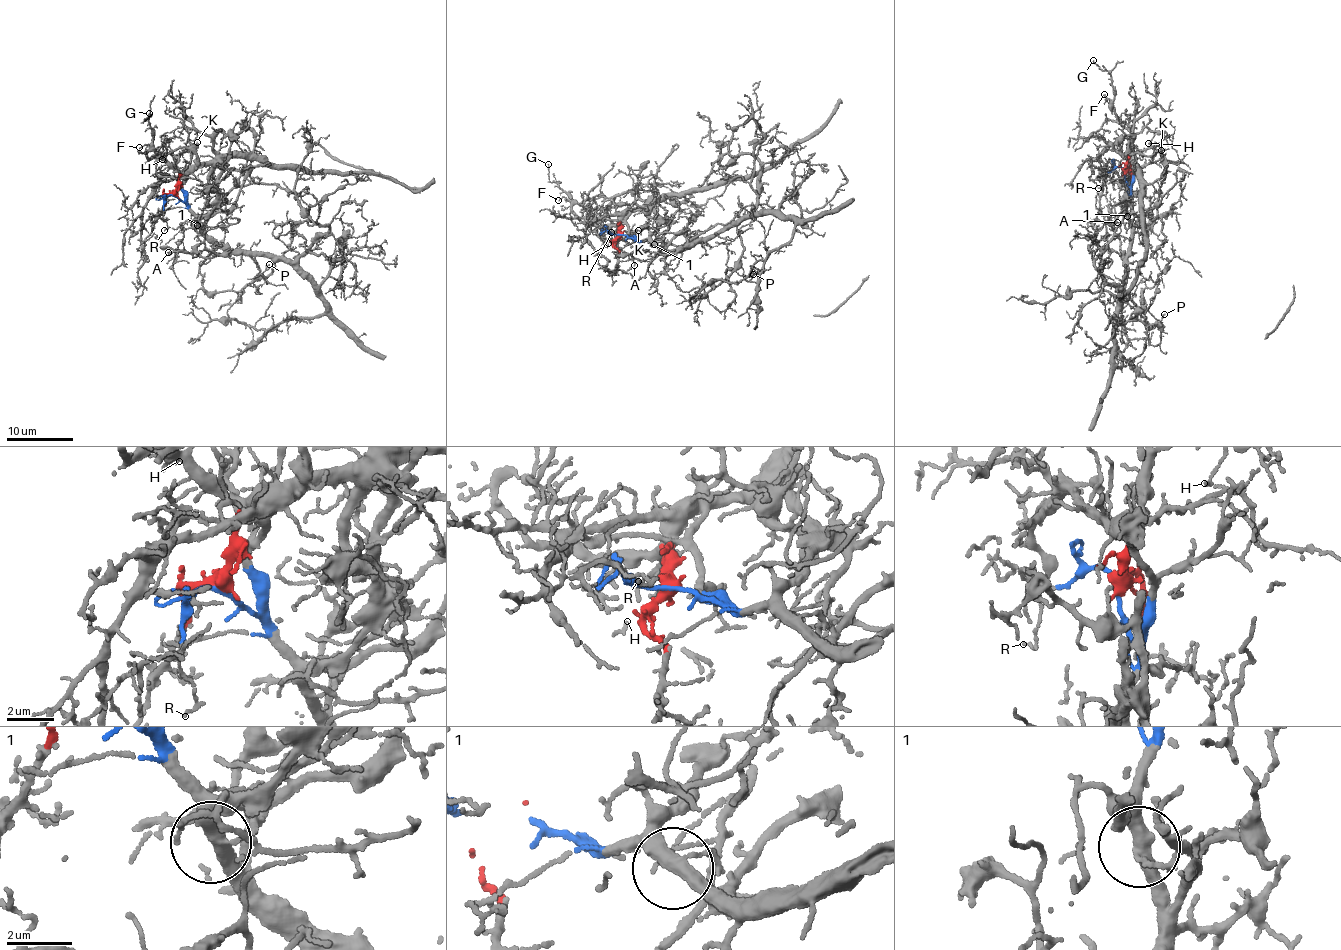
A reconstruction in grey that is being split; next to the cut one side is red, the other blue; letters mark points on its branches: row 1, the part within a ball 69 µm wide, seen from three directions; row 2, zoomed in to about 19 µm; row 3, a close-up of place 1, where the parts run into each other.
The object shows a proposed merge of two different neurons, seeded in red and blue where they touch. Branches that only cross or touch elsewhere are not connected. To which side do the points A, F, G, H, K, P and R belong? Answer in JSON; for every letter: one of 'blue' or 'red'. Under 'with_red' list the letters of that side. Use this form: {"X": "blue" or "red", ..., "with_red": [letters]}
{"A": "blue", "F": "red", "G": "red", "H": "red", "K": "blue", "P": "blue", "R": "blue", "with_red": ["F", "G", "H"]}

